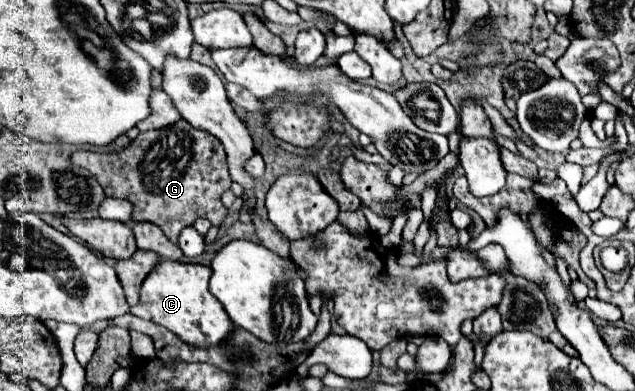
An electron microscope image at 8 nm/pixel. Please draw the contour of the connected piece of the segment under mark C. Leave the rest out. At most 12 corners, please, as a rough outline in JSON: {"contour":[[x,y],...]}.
{"contour":[[161,260],[129,312],[197,348],[233,328],[209,266]]}

